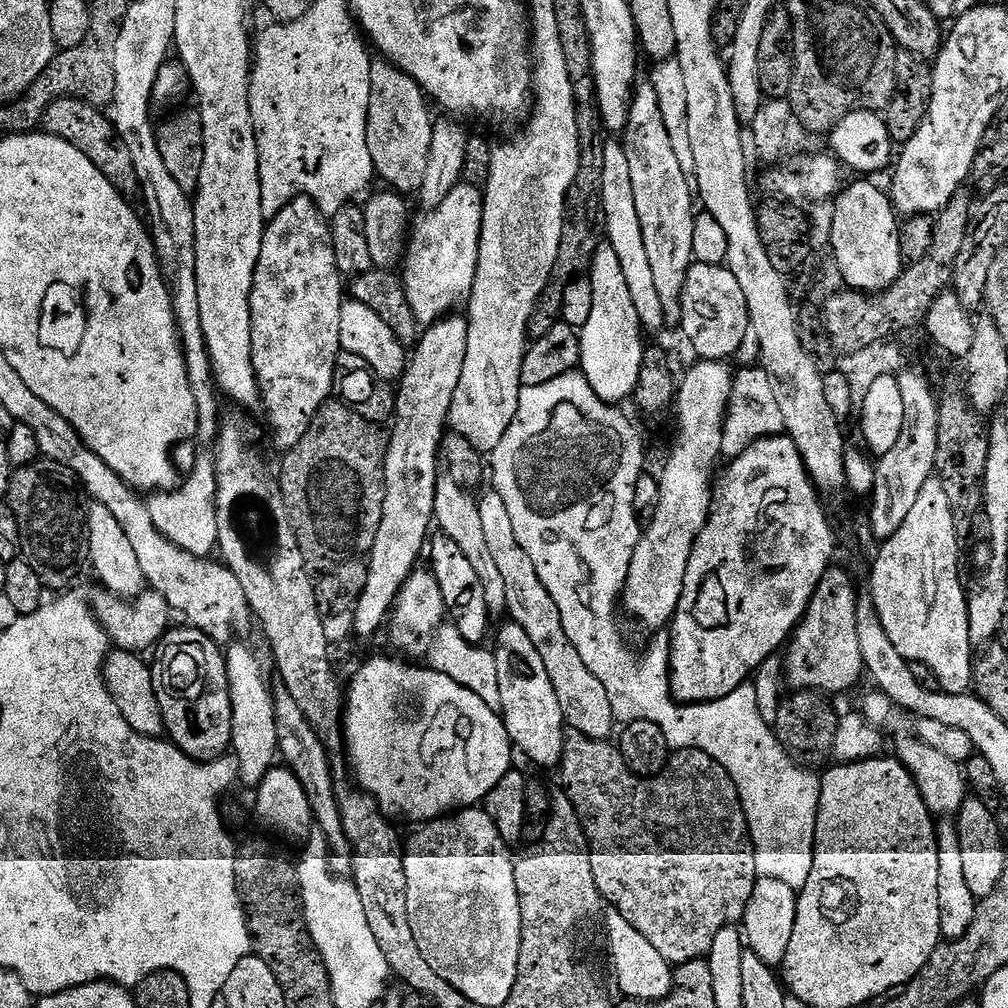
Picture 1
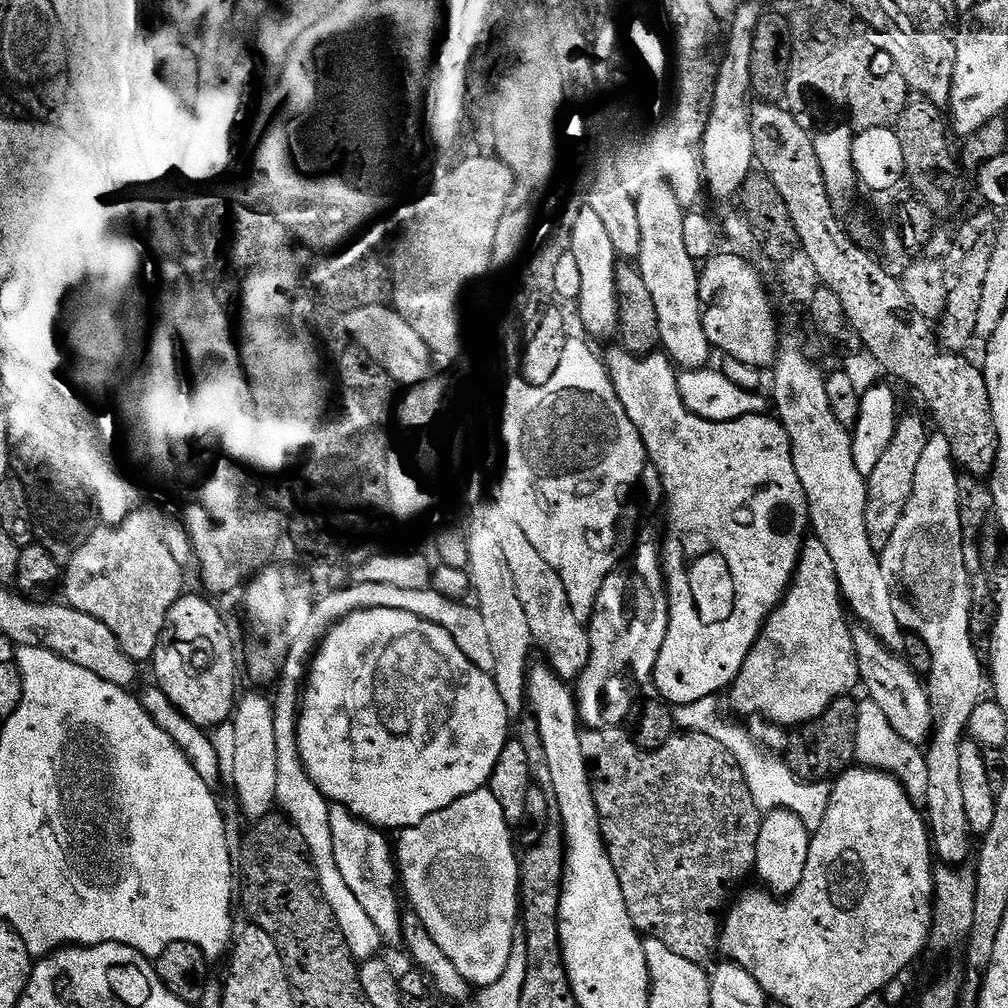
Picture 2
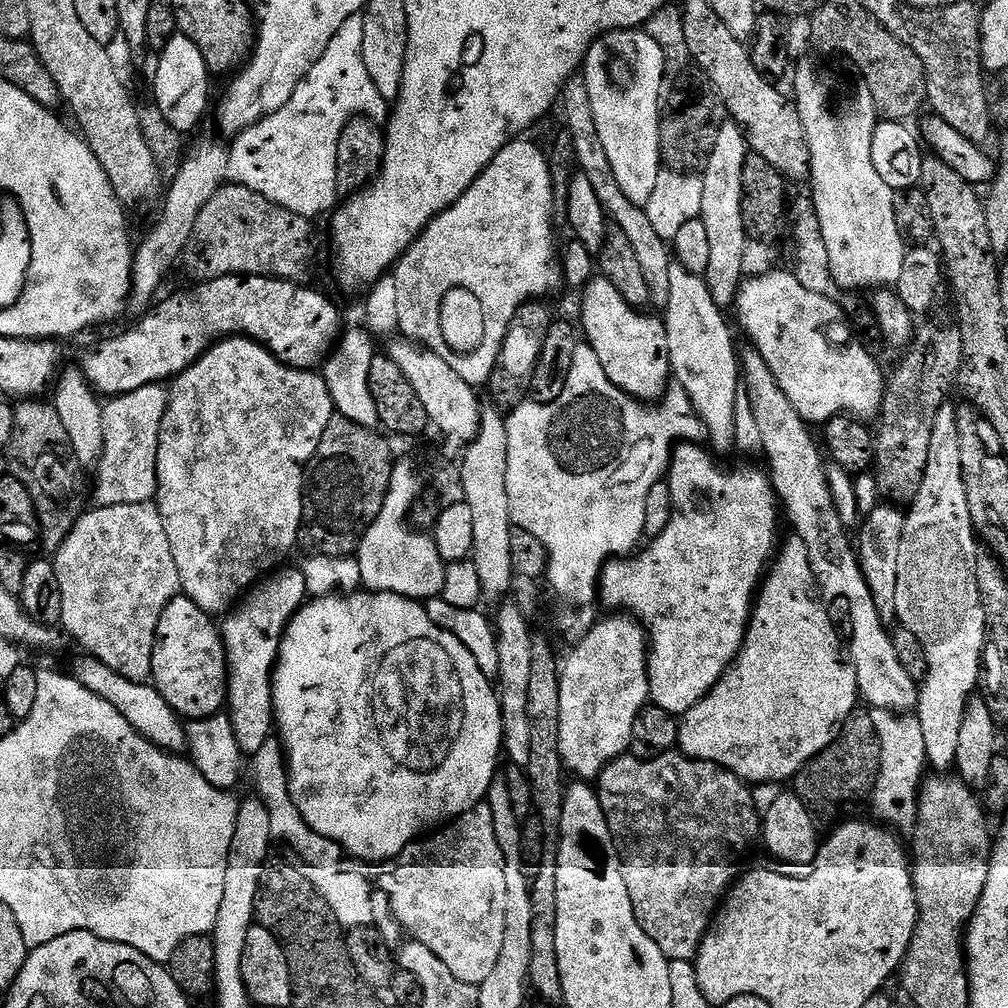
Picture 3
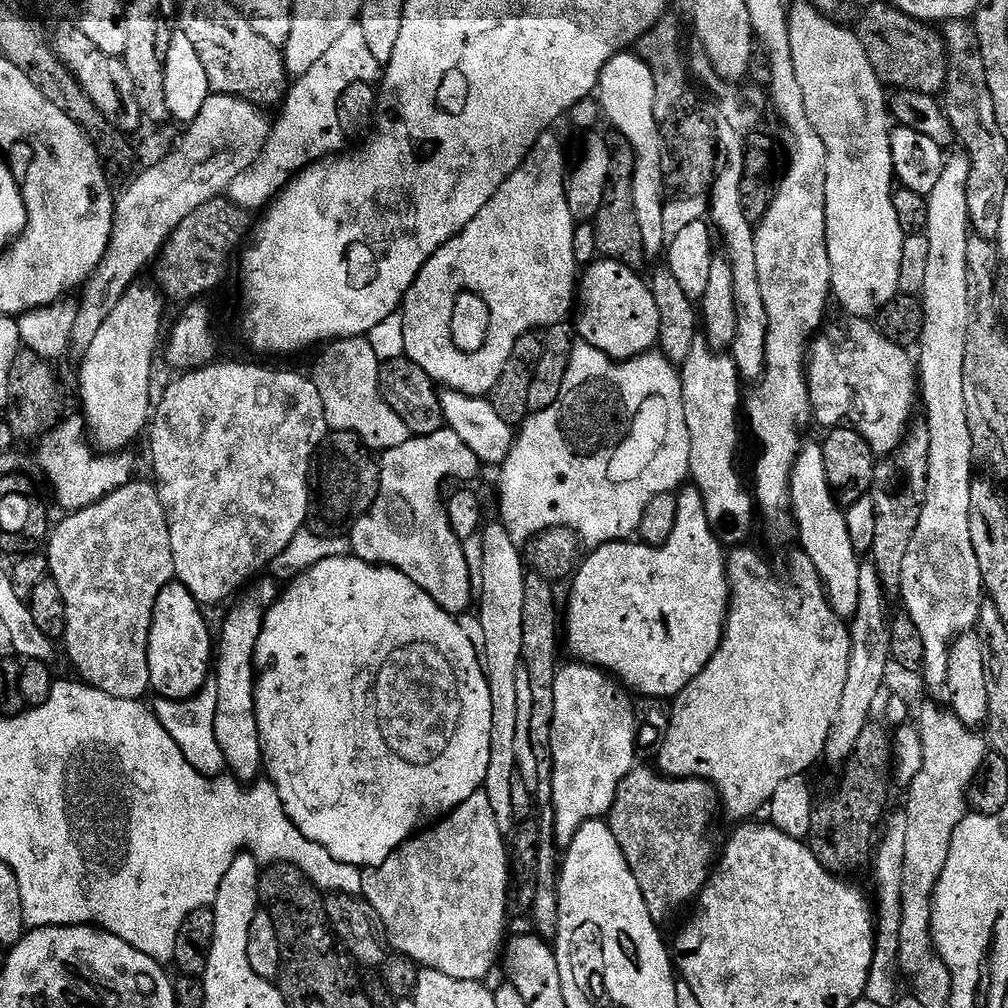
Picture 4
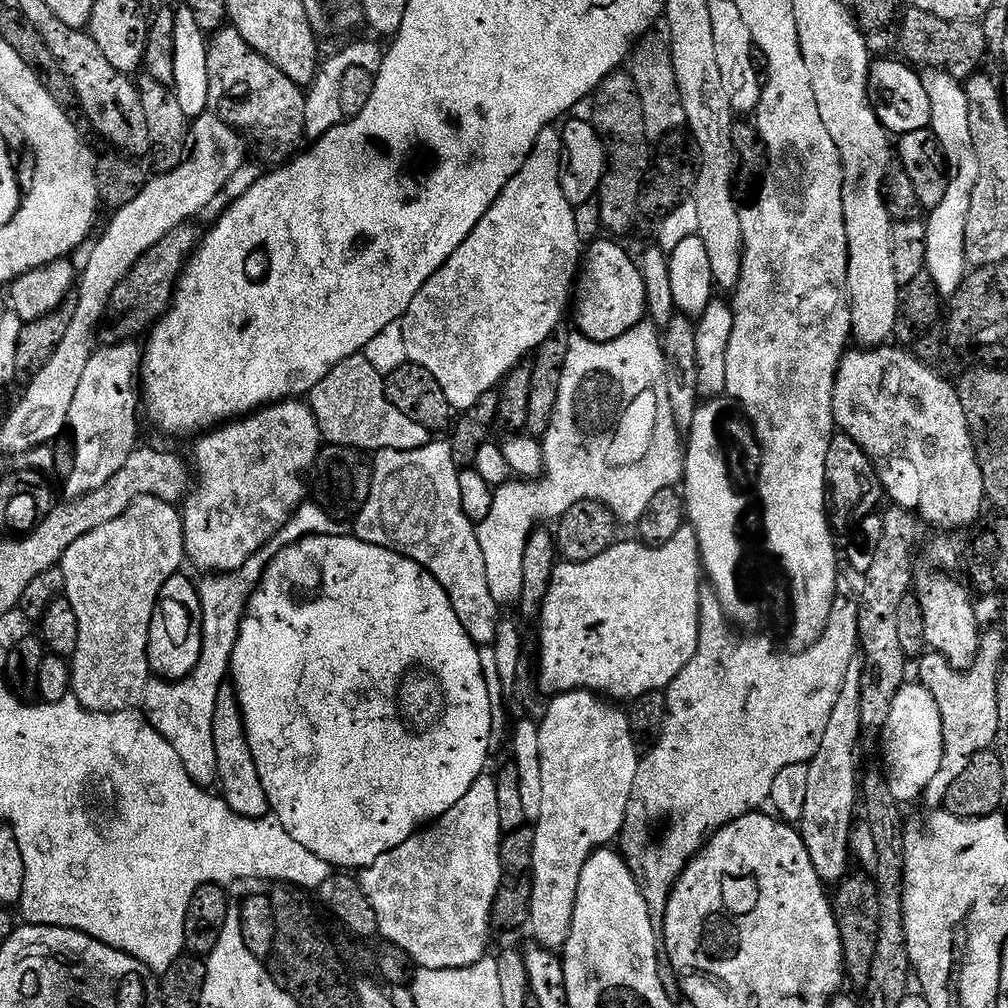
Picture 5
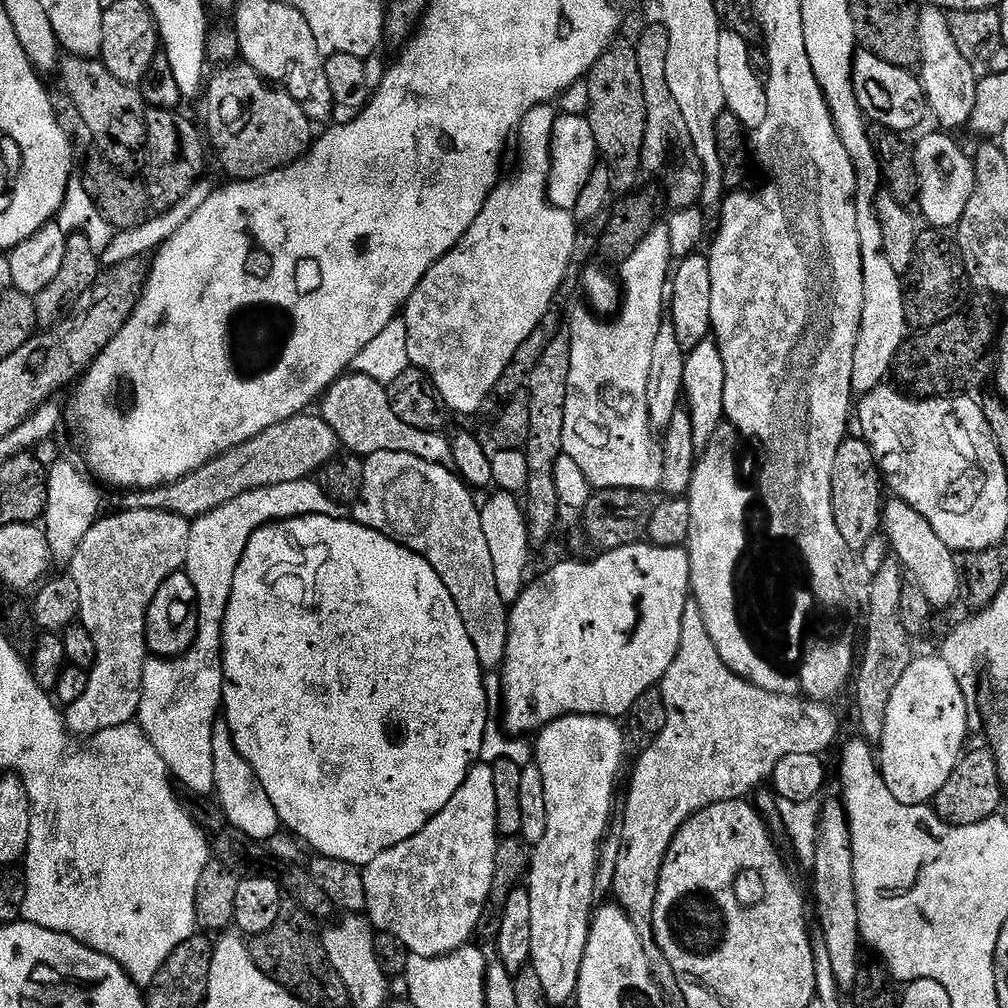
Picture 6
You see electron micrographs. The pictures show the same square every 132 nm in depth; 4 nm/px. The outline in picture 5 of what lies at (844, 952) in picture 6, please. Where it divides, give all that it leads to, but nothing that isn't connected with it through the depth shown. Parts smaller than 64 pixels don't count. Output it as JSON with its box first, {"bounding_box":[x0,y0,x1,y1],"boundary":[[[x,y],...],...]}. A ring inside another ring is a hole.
{"bounding_box":[798,659,863,886],"boundary":[[[863,659],[850,662],[850,670],[846,670],[846,678],[842,682],[842,690],[838,694],[838,702],[830,714],[830,722],[826,722],[826,734],[822,734],[822,742],[818,746],[818,754],[808,761],[808,779],[806,789],[806,810],[798,821],[798,831],[804,840],[806,850],[810,854],[810,862],[814,862],[814,870],[818,870],[818,878],[825,885],[835,886],[849,875],[848,843],[852,840],[852,819],[858,816],[858,772],[856,776],[856,747],[862,744],[862,670]]]}

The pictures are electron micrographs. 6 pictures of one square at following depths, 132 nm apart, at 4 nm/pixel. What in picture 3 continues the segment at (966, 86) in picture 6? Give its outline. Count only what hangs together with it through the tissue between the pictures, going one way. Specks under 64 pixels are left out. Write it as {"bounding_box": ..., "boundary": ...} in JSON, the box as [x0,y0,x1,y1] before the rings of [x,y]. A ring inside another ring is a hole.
{"bounding_box":[896,411,988,770],"boundary":[[[941,411],[934,422],[928,465],[916,499],[911,501],[909,508],[912,509],[907,509],[904,518],[896,587],[896,620],[903,627],[914,630],[914,634],[918,634],[928,659],[928,673],[924,675],[919,685],[918,703],[914,712],[920,719],[927,763],[936,770],[951,769],[956,763],[958,734],[962,730],[964,713],[970,708],[968,699],[971,698],[975,688],[977,691],[982,680],[984,642],[988,634],[988,623],[980,601],[980,587],[976,573],[982,552],[981,549],[976,549],[978,533],[972,527],[970,506],[966,502],[966,486],[962,474],[962,441],[956,412],[948,411]]]}

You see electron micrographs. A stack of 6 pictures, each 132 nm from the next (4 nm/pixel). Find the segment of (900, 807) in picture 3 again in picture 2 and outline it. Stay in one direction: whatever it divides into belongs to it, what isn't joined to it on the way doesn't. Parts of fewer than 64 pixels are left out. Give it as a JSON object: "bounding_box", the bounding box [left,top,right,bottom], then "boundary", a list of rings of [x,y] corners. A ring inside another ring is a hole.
{"bounding_box":[855,698,930,808],"boundary":[[[867,698],[857,703],[855,750],[855,761],[861,767],[890,772],[906,790],[912,804],[919,808],[924,807],[926,793],[930,788],[929,766],[925,753],[917,745],[902,738],[890,725],[890,720],[882,708]]]}

